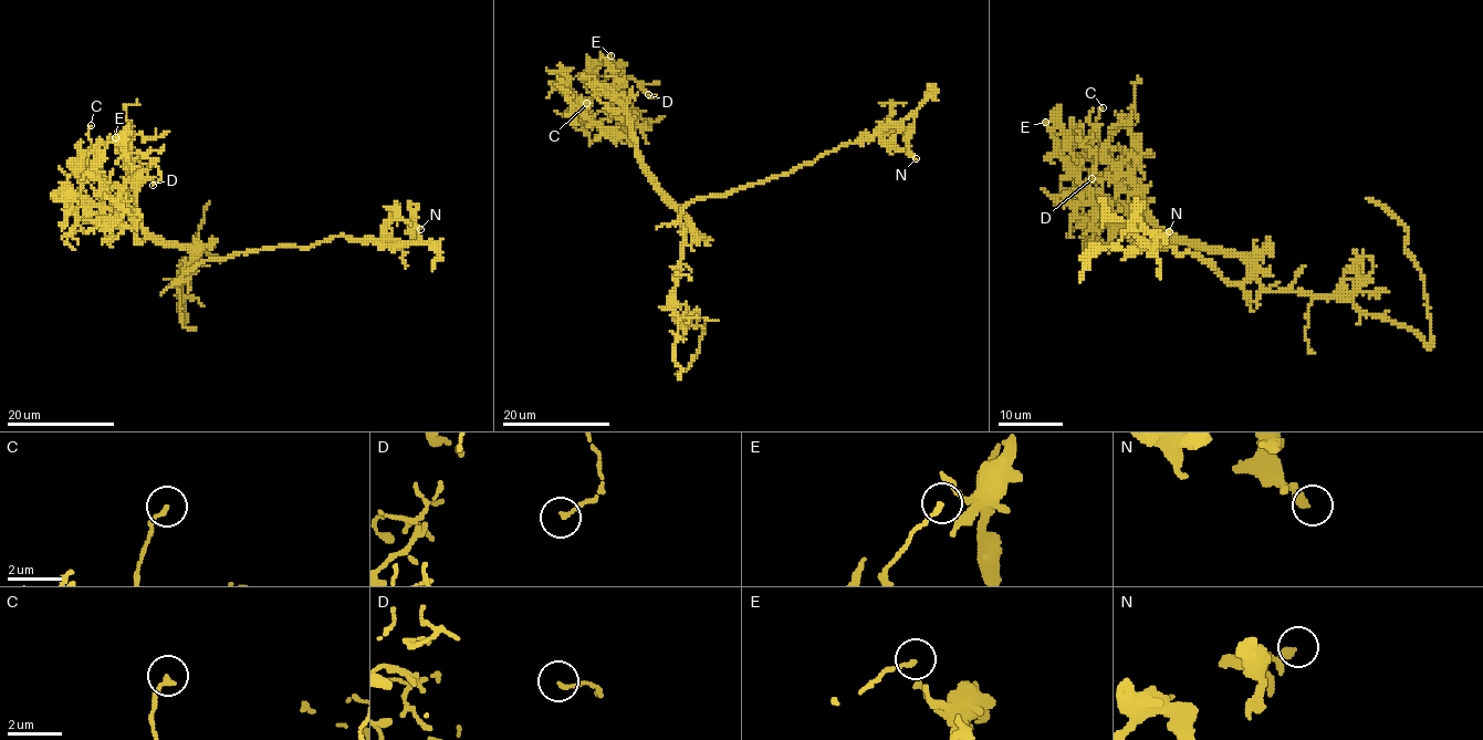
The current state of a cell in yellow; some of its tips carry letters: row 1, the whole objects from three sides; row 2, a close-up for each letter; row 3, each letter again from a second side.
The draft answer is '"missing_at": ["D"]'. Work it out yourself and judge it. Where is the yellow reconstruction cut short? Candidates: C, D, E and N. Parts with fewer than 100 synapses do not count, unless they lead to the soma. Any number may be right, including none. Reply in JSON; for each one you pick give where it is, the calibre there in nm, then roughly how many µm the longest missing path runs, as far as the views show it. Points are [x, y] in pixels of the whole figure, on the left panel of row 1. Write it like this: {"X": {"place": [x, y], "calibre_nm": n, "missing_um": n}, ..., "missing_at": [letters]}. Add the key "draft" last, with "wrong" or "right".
{"missing_at": [], "draft": "wrong"}

